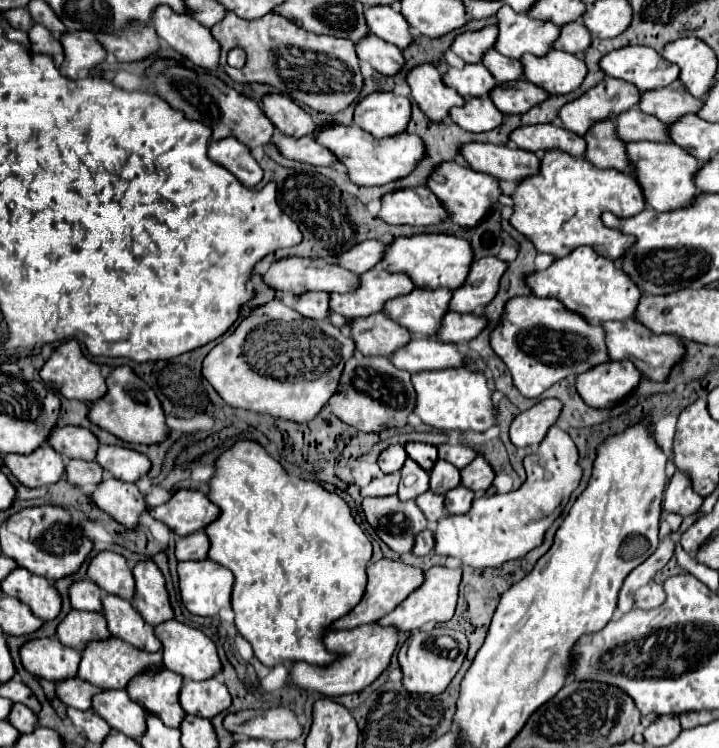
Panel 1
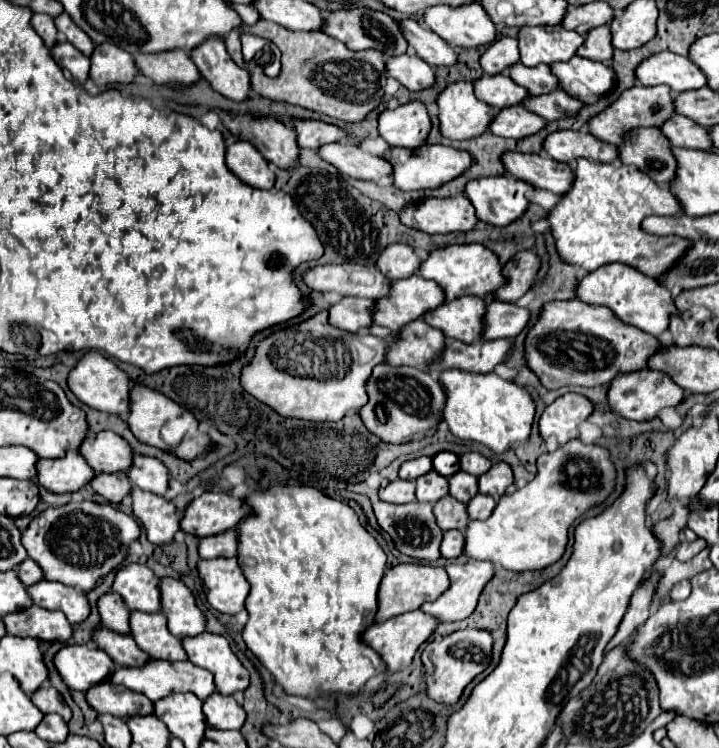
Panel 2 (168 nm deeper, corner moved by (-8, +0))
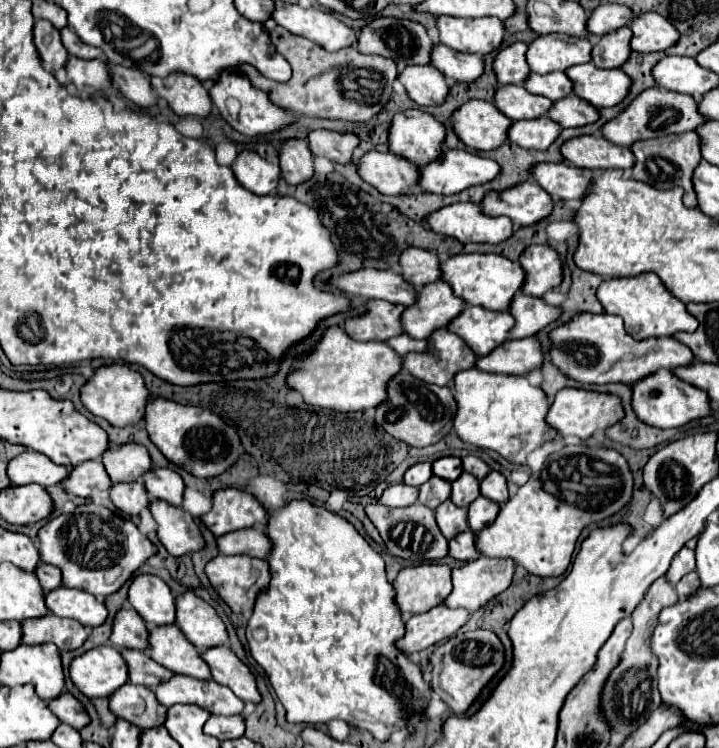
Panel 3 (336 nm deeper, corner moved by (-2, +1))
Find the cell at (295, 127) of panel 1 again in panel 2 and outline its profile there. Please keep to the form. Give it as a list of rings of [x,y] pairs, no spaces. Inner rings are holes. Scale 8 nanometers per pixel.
[[[295,120],[295,130],[299,146],[311,150],[319,150],[325,144],[339,142],[347,136],[347,132],[343,132],[341,128],[317,120]]]

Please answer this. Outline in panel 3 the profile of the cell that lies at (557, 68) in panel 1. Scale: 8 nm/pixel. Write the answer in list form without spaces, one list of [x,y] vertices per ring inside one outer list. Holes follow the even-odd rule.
[[[593,63],[565,71],[573,81],[573,93],[593,107],[613,107],[629,91],[629,77],[621,69],[597,69]]]

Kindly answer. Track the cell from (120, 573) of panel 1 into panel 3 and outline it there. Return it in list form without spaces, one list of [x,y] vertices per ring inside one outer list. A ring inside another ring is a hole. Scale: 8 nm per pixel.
[[[135,575],[129,583],[127,601],[147,627],[175,623],[175,603],[167,583],[155,575]]]

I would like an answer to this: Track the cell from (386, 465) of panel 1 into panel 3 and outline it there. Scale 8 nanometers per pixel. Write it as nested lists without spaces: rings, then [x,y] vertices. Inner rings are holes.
[[[415,463],[415,465],[411,465],[411,467],[405,471],[403,483],[419,487],[419,485],[423,485],[431,475],[433,475],[431,463]]]

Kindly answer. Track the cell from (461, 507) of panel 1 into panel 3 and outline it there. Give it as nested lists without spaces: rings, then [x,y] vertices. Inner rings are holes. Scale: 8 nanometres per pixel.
[[[477,497],[477,501],[473,501],[473,505],[469,505],[469,525],[473,531],[479,531],[483,527],[487,527],[489,523],[495,521],[499,513],[499,505],[485,499],[485,497]]]

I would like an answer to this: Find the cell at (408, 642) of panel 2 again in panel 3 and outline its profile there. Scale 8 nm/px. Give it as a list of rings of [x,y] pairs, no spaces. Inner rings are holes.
[[[437,605],[427,613],[413,615],[405,621],[405,635],[397,641],[397,649],[413,655],[443,639],[449,639],[469,621],[469,615],[471,613],[465,609],[449,609],[445,605]]]

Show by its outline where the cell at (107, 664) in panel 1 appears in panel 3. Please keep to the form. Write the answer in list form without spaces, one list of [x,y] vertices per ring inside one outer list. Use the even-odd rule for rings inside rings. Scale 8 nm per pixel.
[[[175,675],[169,681],[153,687],[153,693],[161,705],[171,707],[175,703],[191,703],[207,709],[215,715],[235,715],[241,713],[243,701],[237,699],[227,687],[215,681],[201,681],[195,677]]]

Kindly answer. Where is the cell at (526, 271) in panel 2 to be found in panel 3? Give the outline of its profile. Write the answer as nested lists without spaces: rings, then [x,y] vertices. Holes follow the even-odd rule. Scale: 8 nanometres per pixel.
[[[531,245],[521,257],[519,265],[525,269],[525,285],[521,293],[541,297],[545,291],[561,283],[561,261],[547,245]]]

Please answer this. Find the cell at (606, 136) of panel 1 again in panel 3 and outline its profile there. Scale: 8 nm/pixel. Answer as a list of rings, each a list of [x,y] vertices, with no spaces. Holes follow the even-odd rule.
[[[693,131],[679,133],[679,135],[669,135],[669,137],[653,137],[647,141],[635,141],[631,145],[631,151],[635,155],[633,163],[633,179],[649,183],[655,189],[673,189],[673,187],[683,187],[685,189],[685,205],[687,207],[697,207],[697,197],[693,191],[691,175],[697,163],[701,161],[699,153],[699,137]]]

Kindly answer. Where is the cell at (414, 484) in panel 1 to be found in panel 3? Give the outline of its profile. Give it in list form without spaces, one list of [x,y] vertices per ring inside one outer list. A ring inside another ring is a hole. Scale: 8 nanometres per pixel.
[[[433,475],[429,481],[425,481],[419,487],[419,503],[435,509],[439,503],[443,503],[449,497],[449,493],[451,493],[451,483]]]

